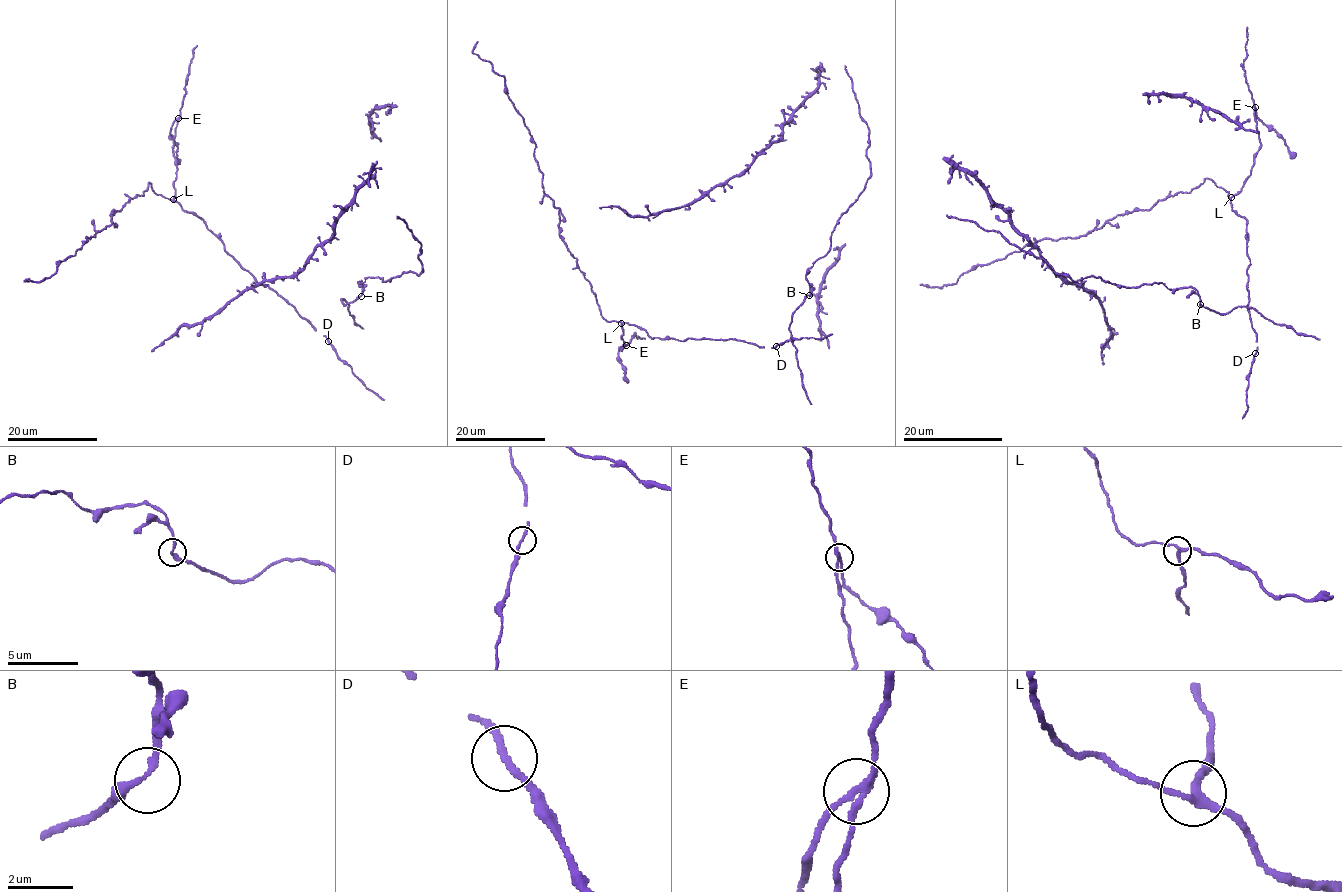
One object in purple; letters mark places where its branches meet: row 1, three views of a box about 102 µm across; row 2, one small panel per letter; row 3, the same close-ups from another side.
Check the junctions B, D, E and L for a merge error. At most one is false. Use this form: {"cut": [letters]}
{"cut": ["E"]}

